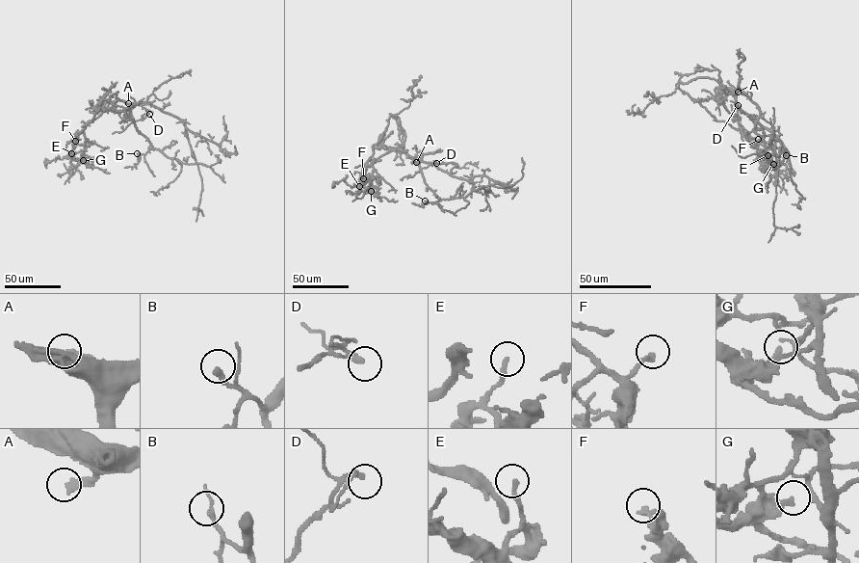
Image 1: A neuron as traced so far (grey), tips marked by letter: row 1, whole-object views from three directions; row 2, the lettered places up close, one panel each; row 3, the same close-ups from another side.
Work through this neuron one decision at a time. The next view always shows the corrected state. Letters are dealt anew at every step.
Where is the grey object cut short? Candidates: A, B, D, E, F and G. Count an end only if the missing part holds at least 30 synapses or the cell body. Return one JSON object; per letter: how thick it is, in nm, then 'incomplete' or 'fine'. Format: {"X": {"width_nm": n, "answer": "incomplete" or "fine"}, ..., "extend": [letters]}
{"A": {"width_nm": 280, "answer": "incomplete"}, "B": {"width_nm": 220, "answer": "fine"}, "D": {"width_nm": 240, "answer": "fine"}, "E": {"width_nm": 240, "answer": "fine"}, "F": {"width_nm": 240, "answer": "fine"}, "G": {"width_nm": 240, "answer": "fine"}, "extend": ["A"]}

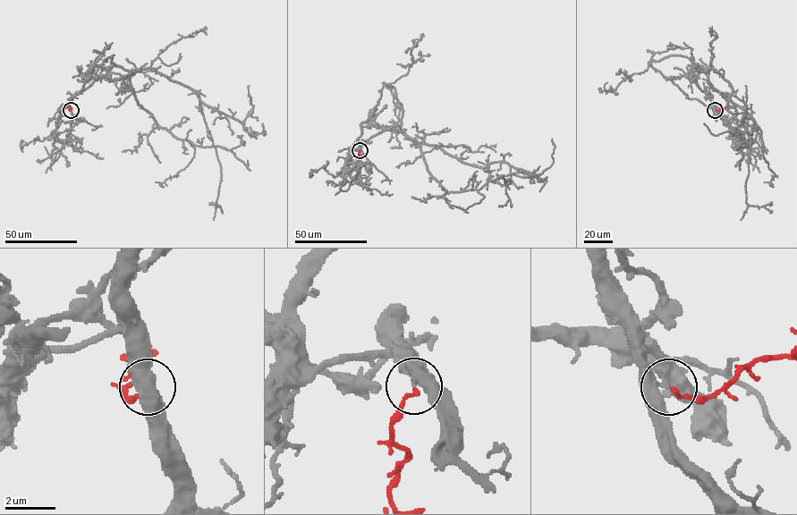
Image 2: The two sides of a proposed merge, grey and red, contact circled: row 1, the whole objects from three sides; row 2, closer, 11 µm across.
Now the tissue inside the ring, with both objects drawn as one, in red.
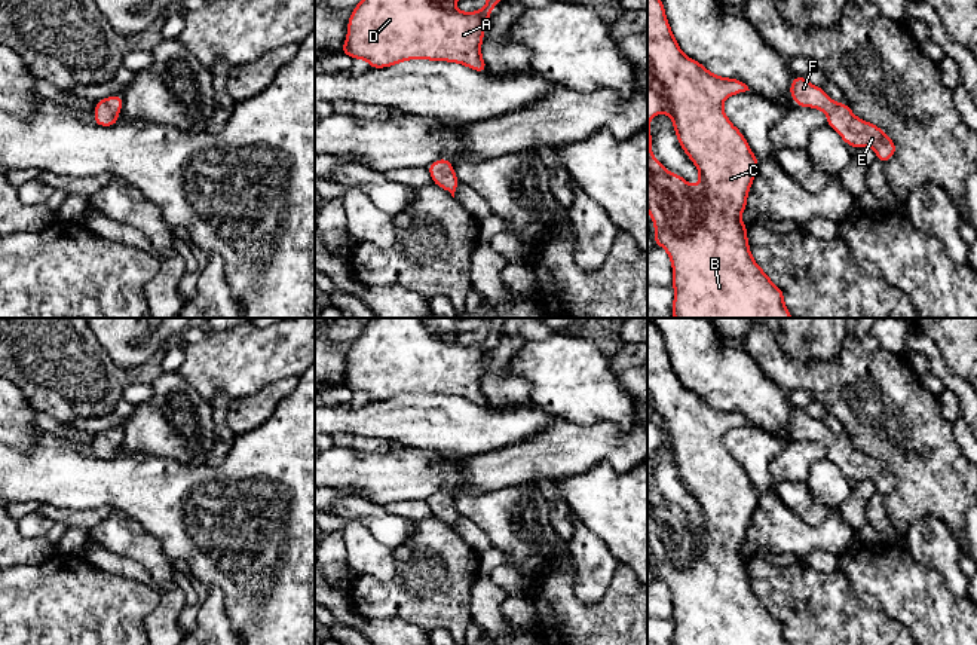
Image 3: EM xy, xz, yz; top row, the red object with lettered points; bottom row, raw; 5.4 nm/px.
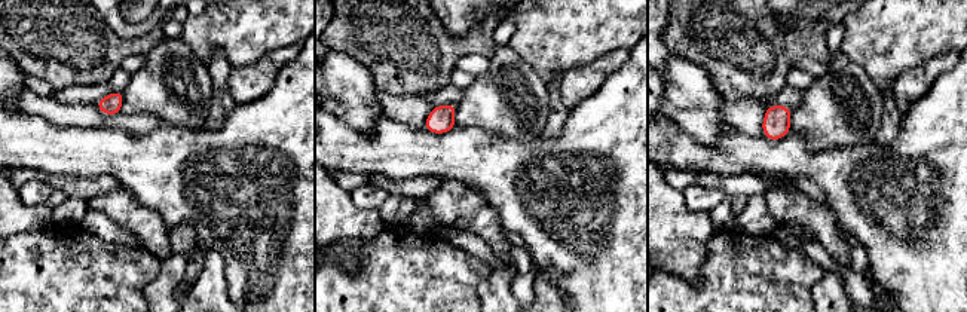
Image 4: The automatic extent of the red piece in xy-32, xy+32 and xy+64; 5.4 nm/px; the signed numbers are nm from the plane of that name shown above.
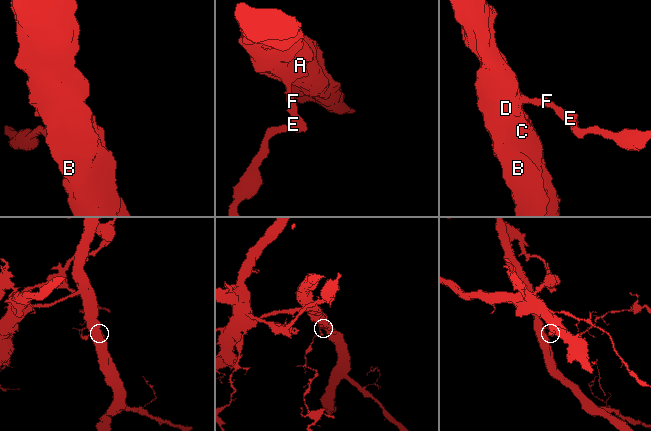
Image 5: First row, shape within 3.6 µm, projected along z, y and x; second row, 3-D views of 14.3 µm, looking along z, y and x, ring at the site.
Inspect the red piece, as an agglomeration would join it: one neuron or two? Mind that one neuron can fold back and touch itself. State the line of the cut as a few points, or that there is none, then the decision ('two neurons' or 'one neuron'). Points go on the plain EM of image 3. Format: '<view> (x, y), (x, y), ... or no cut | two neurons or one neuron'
no cut | one neuron

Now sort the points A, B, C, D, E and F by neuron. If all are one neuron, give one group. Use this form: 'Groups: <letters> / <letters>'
Groups: A B C D E F

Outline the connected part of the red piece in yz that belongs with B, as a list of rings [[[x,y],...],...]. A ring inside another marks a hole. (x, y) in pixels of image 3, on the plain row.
[[[647,318],[647,544],[655,557],[653,575],[662,580],[673,602],[674,635],[671,645],[790,645],[782,623],[775,618],[751,589],[747,559],[739,553],[747,538],[753,513],[759,505],[759,492],[742,465],[723,444],[731,428],[750,424],[739,412],[720,410],[701,395],[686,389],[671,364],[661,330]],[[668,447],[677,474],[699,505],[696,519],[682,508],[670,505],[650,484],[650,452]]]

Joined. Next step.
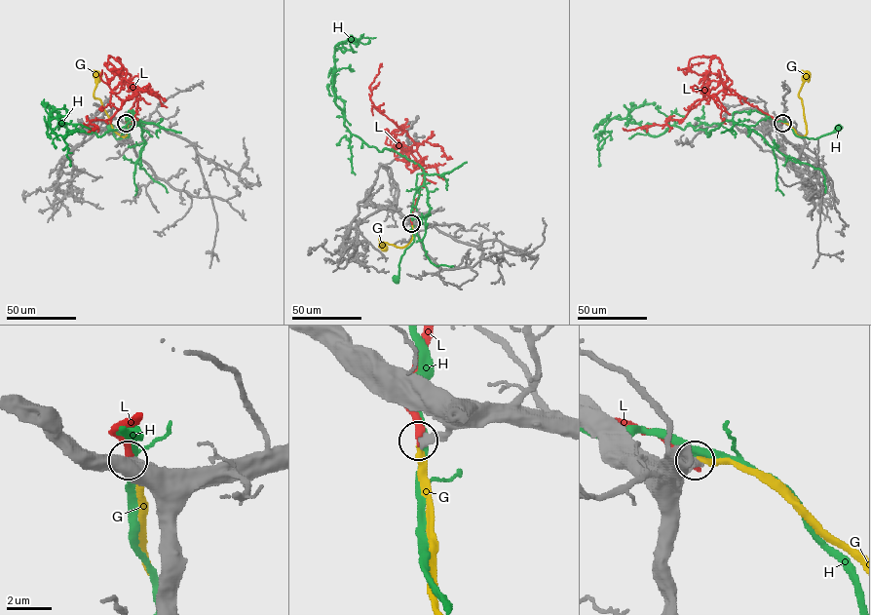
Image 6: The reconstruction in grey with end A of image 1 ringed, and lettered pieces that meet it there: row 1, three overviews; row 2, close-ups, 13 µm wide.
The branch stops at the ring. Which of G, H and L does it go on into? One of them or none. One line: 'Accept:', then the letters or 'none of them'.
Accept: G

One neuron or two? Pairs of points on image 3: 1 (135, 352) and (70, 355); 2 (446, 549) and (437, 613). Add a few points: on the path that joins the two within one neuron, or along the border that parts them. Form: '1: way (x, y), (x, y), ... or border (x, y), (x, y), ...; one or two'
1: border (92, 333), (119, 366), (141, 366); two
2: way (449, 565), (449, 571), (437, 583), (437, 596); one

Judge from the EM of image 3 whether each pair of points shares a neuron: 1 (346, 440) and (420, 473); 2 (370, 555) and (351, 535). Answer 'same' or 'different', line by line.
1: different
2: same

